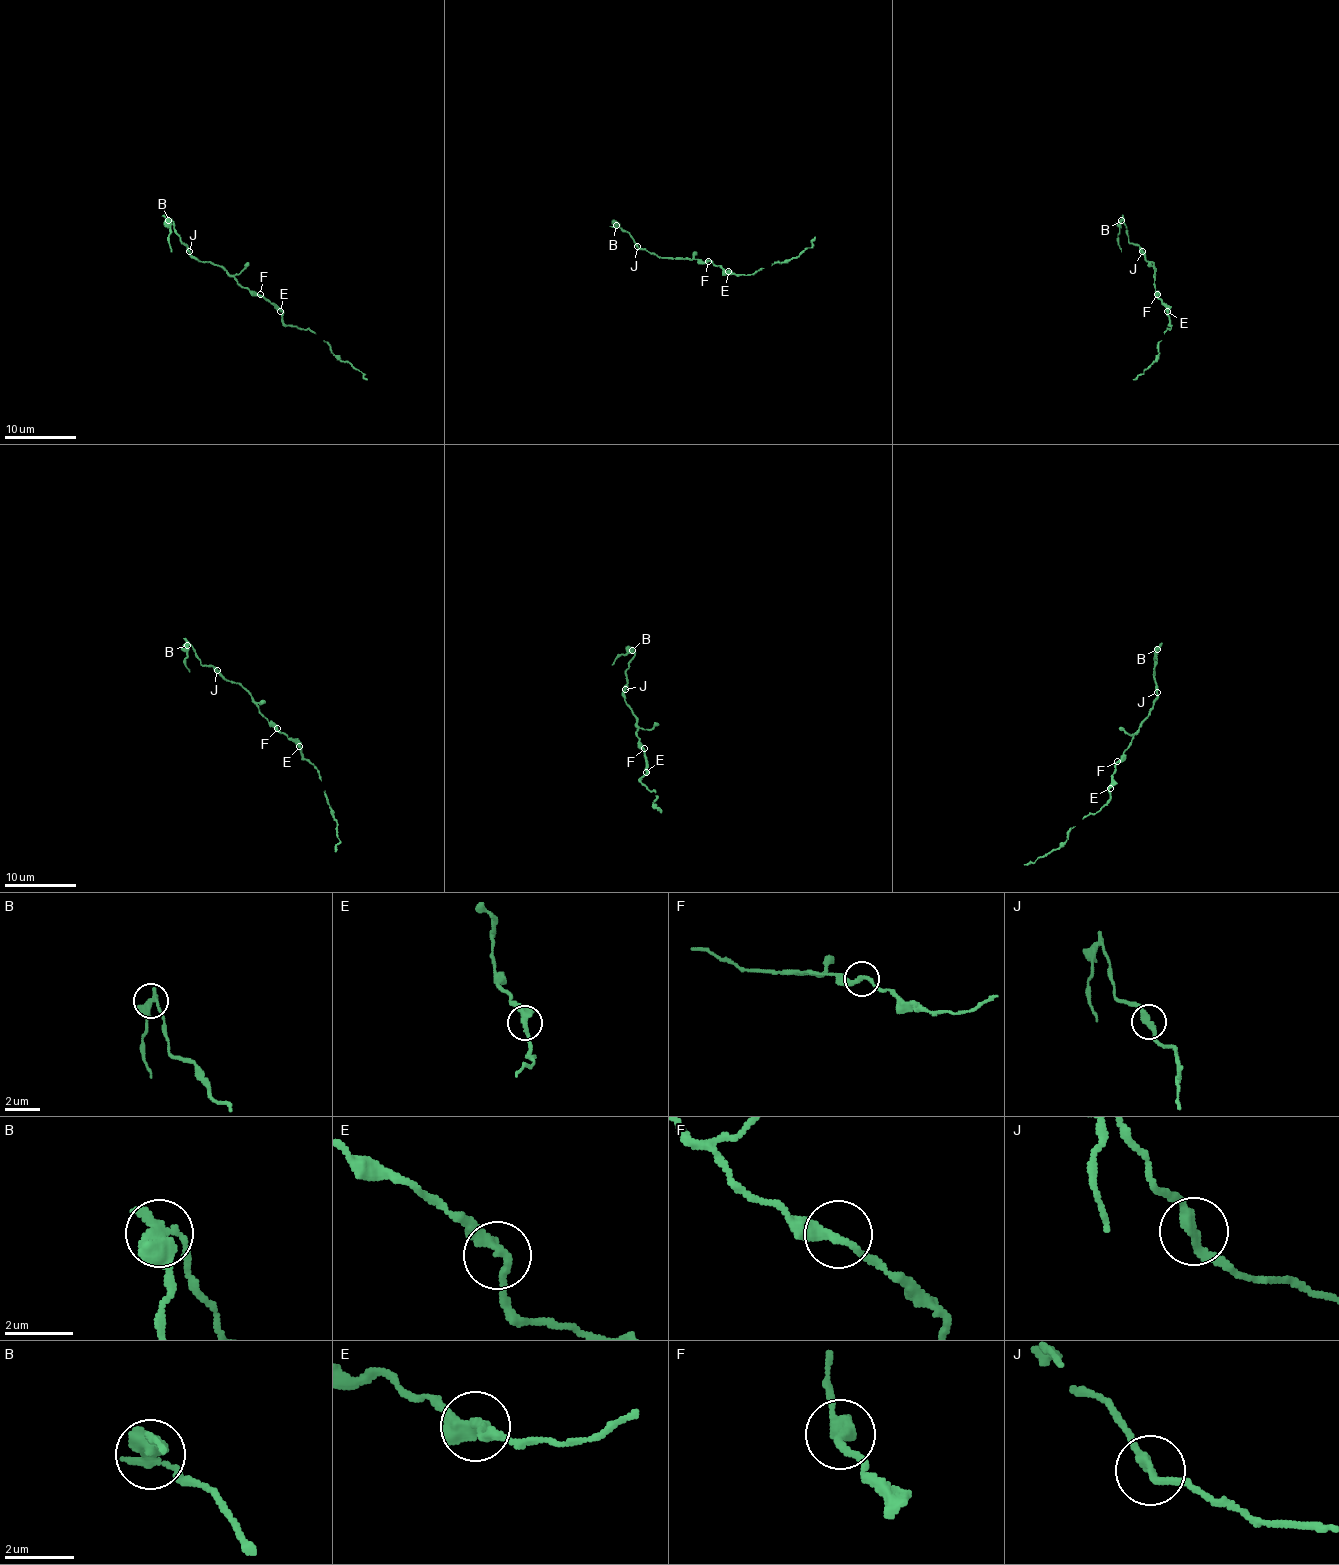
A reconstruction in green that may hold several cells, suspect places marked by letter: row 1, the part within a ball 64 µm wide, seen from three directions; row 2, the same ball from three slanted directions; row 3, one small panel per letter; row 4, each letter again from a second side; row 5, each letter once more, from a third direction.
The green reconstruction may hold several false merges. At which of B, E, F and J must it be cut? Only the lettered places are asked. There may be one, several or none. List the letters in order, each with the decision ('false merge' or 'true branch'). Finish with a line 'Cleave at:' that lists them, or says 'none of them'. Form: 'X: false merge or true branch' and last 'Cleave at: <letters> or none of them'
B: false merge
E: true branch
F: true branch
J: true branch
Cleave at: B

